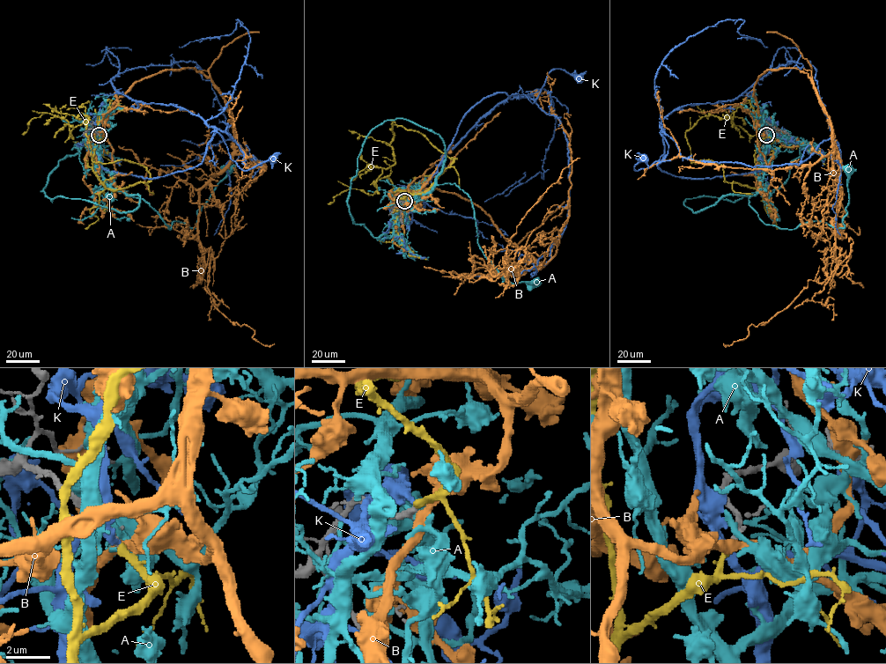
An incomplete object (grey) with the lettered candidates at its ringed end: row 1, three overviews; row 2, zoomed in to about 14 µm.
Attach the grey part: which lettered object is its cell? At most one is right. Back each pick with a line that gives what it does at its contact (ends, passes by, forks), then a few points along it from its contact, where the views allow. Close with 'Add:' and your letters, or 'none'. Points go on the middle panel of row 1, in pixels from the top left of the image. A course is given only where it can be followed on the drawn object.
E: it ends there; it runs (404, 201), (399, 189), (424, 194), (456, 158), (392, 120), (395, 163), (377, 190), (348, 188), (328, 203)
Add: E

